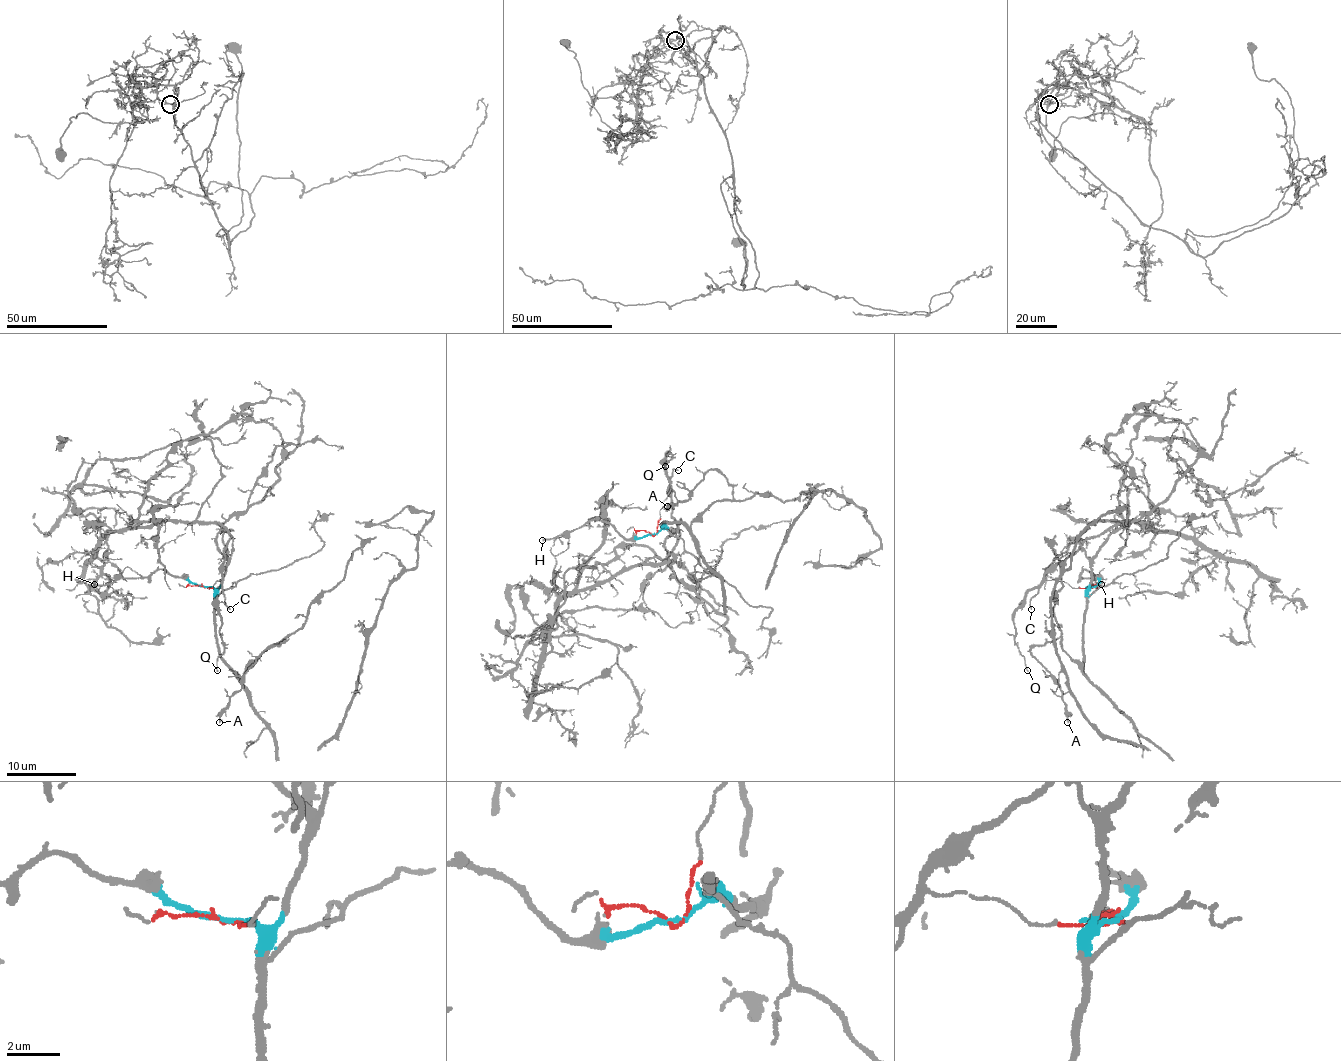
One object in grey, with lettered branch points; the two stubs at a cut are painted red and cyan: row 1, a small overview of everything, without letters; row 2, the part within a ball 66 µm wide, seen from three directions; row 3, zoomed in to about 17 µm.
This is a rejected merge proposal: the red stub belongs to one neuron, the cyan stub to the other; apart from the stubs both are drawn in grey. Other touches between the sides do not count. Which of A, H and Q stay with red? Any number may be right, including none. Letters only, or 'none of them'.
Q

